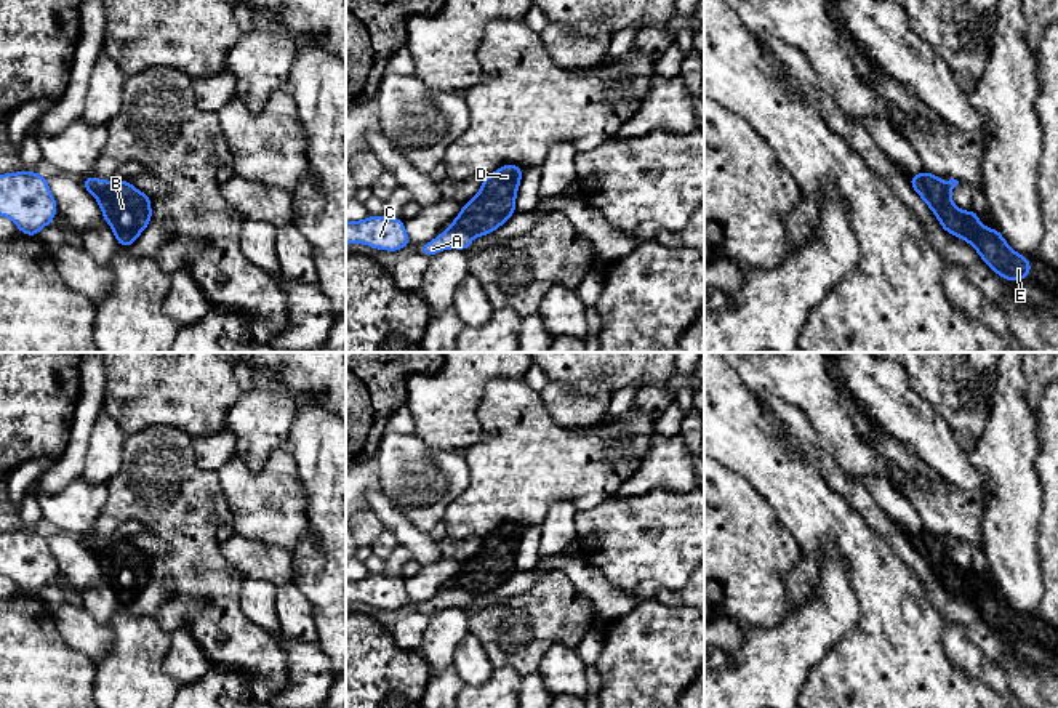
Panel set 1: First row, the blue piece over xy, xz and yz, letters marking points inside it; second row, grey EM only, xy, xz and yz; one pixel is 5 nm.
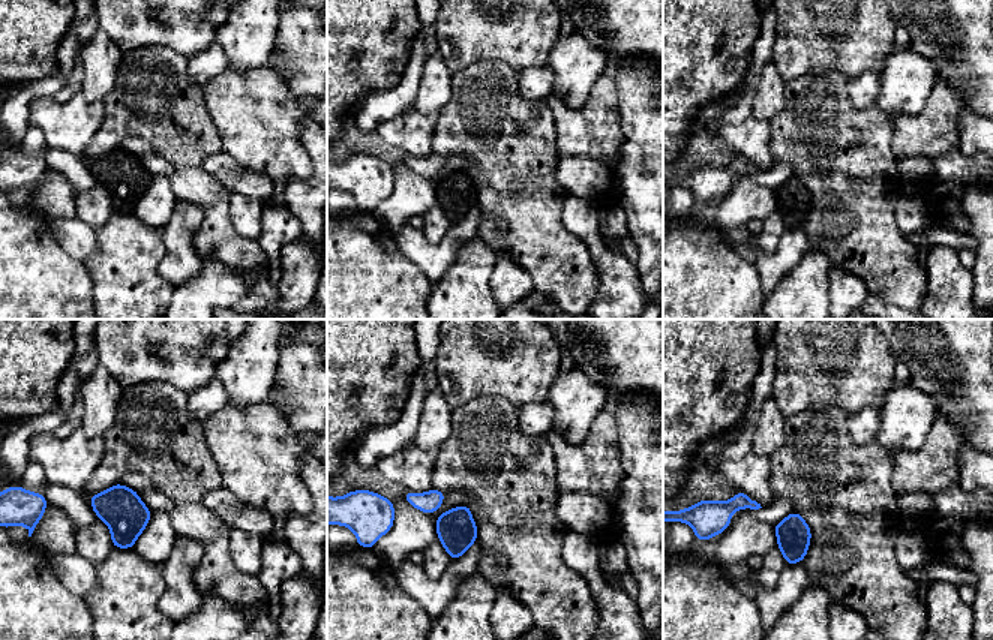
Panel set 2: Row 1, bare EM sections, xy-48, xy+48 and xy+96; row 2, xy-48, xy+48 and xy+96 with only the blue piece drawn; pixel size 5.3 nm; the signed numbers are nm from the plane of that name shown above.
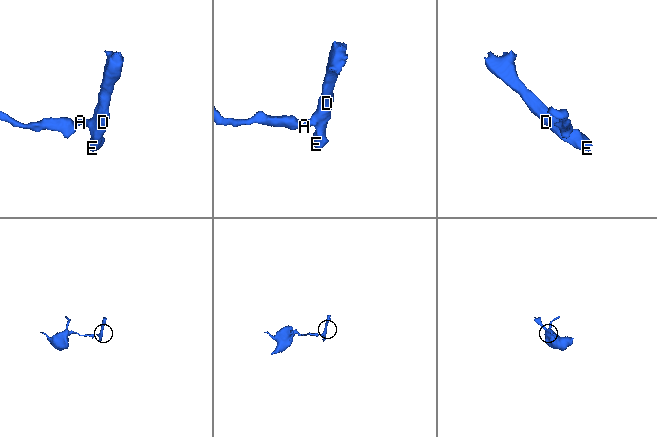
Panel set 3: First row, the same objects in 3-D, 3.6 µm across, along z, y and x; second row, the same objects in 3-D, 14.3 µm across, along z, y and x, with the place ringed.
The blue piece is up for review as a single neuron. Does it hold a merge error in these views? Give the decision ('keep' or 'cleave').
cleave

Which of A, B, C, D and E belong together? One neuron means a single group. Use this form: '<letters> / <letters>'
A C / B D E

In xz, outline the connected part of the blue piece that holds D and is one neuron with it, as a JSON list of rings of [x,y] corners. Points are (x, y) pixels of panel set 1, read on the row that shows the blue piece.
[[[506,163],[483,178],[477,195],[461,207],[450,229],[482,237],[501,227],[517,213],[515,195],[522,175],[523,170],[520,167]]]

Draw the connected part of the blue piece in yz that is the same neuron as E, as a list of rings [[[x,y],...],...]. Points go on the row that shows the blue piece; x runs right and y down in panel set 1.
[[[922,170],[919,175],[908,176],[908,179],[936,215],[941,227],[948,234],[968,242],[980,258],[1005,282],[1029,277],[1032,259],[1016,253],[999,229],[983,226],[976,218],[978,208],[972,211],[957,208],[941,178]]]

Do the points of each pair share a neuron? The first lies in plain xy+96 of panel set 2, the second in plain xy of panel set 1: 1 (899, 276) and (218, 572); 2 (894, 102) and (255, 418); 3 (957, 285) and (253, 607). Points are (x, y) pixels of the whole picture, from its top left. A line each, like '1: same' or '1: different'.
1: same
2: same
3: same

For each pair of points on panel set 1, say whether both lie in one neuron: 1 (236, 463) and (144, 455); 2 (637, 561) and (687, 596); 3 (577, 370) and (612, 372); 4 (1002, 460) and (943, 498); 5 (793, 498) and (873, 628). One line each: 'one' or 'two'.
1: two
2: two
3: one
4: two
5: one

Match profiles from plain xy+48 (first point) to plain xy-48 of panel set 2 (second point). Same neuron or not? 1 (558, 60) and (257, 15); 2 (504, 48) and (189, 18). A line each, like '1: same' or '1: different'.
1: same
2: same

